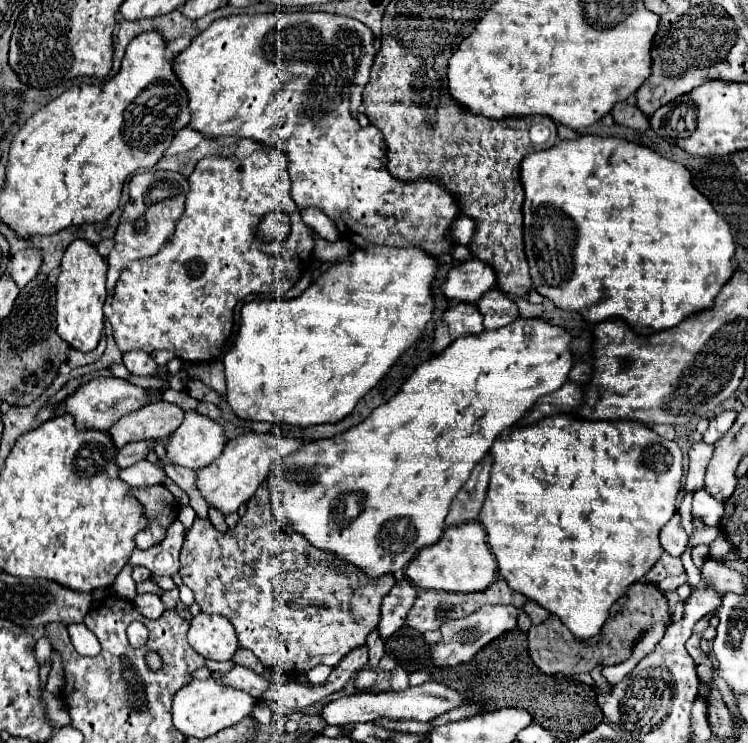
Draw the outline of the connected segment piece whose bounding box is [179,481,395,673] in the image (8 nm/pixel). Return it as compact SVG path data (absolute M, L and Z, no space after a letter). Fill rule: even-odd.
M267 481L259 485L255 495L247 503L247 513L239 519L235 529L219 533L209 519L195 519L181 549L183 583L193 591L195 603L203 613L219 613L227 617L239 637L239 645L253 651L263 667L284 673L307 673L317 665L337 667L339 661L353 649L365 645L367 635L377 629L381 617L381 601L395 585L393 575L377 579L365 577L359 569L347 567L329 555L321 555L321 549L309 545L301 535L277 523L271 513L271 495ZM317 603L327 603L327 609Z

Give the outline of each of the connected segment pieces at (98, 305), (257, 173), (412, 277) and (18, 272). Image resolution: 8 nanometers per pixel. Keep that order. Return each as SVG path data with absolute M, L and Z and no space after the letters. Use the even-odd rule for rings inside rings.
M75 239L61 259L61 273L57 277L57 335L69 343L71 349L89 353L97 347L103 333L103 303L107 297L105 291L107 263L97 253L97 249L83 241Z
M261 147L245 159L209 155L197 163L195 171L189 175L185 211L175 223L177 229L171 241L167 241L157 255L131 261L115 285L111 301L113 315L109 321L123 353L133 349L145 353L167 349L185 361L211 361L221 353L225 339L231 335L233 309L239 301L253 293L285 293L299 281L311 263L315 239L291 199L287 163L287 157L273 147ZM271 211L283 211L291 219L291 233L285 241L263 241L257 235L261 217Z
M413 247L413 249L387 249L383 251L363 251L357 249L353 255L349 255L347 261L335 263L329 271L325 271L303 295L290 300L272 299L270 300L253 300L243 305L241 309L241 327L239 333L235 337L235 343L231 347L231 351L227 351L223 365L225 365L225 381L227 381L227 393L225 393L225 401L231 405L233 413L239 419L247 419L247 421L267 421L267 423L279 423L279 425L301 425L301 427L309 427L309 425L321 425L321 423L337 423L343 417L347 417L355 405L359 403L359 399L369 393L381 379L383 375L391 369L391 365L397 361L397 357L401 357L403 351L407 351L411 345L417 343L417 339L421 337L425 323L431 319L433 315L433 295L431 295L431 283L435 279L437 273L437 261L427 255L425 251Z
M23 249L13 255L7 275L11 275L11 279L15 279L15 285L23 289L39 273L39 267L41 267L41 253L35 249Z

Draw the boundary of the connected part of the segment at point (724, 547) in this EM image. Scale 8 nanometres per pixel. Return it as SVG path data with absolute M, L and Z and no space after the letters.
M723 531L717 535L717 539L711 543L711 555L725 555L727 551L731 551L731 545L727 541L727 537L723 535Z

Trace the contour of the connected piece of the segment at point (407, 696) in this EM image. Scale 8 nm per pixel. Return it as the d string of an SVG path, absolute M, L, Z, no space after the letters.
M427 681L423 685L417 685L417 687L407 687L403 691L395 691L395 689L387 689L387 691L379 691L379 693L355 693L355 695L347 695L347 697L341 697L341 699L335 699L335 701L329 701L319 717L329 723L329 725L345 725L345 723L369 723L369 721L375 721L377 717L385 715L385 717L391 717L391 719L415 719L415 721L433 721L435 717L455 709L455 707L461 707L465 705L465 697L455 691L455 689L449 689L447 685L443 683L437 683L437 681Z

